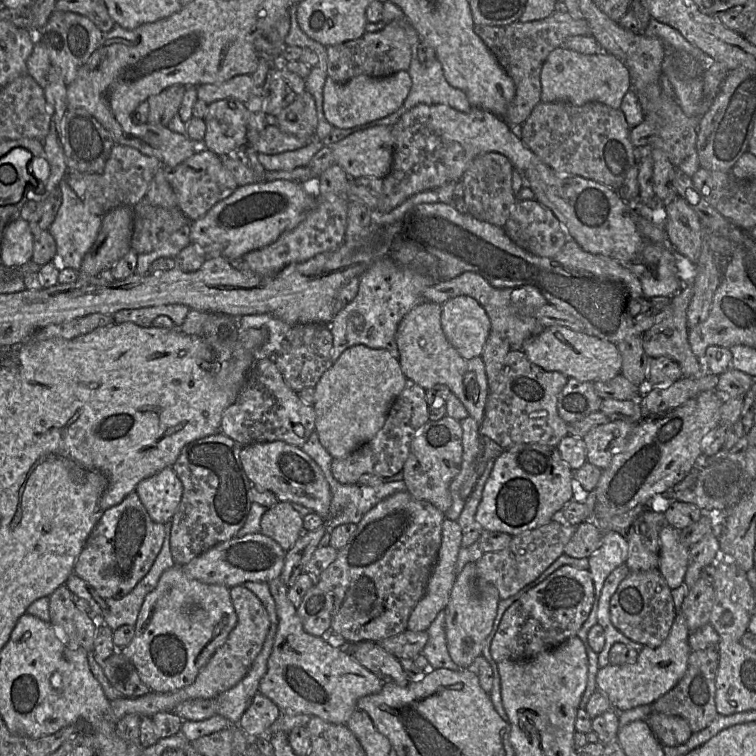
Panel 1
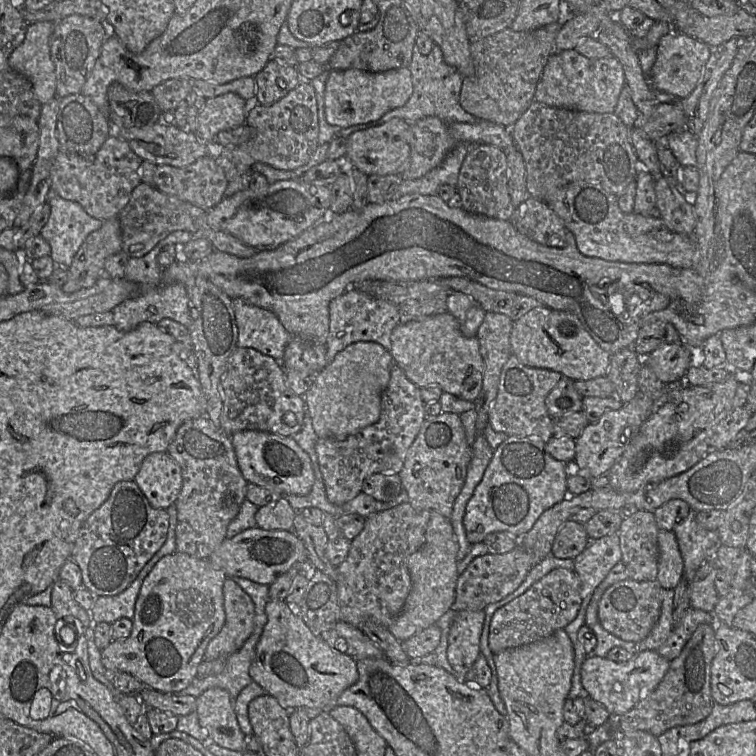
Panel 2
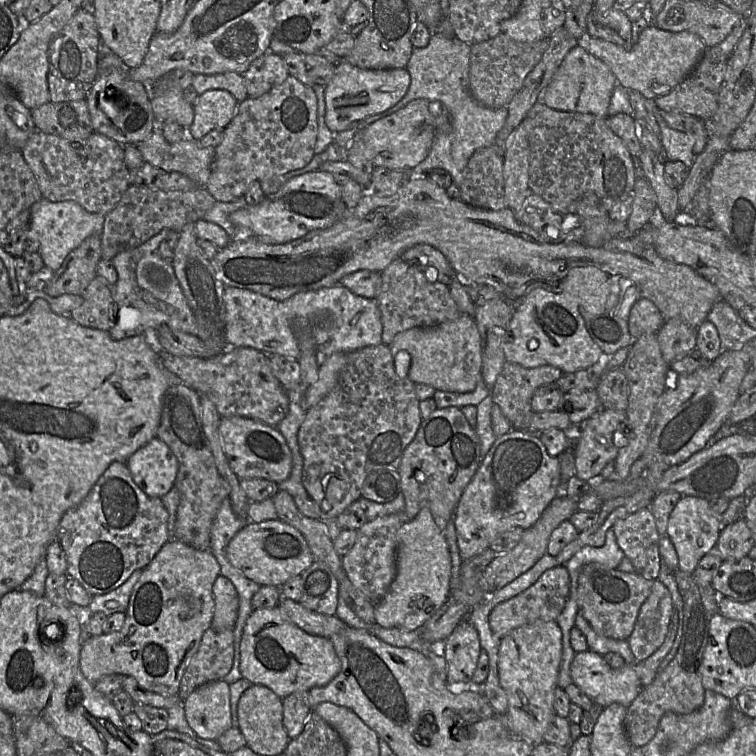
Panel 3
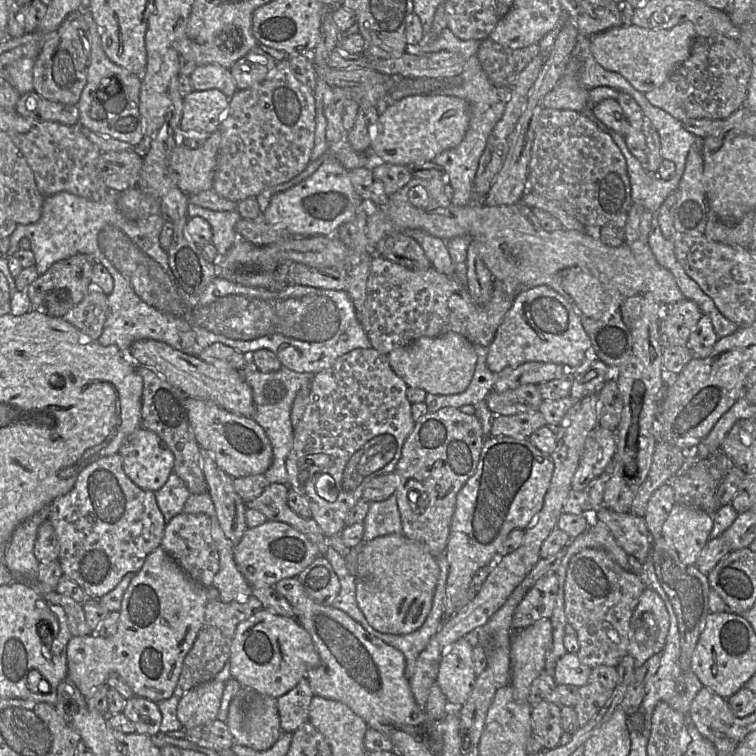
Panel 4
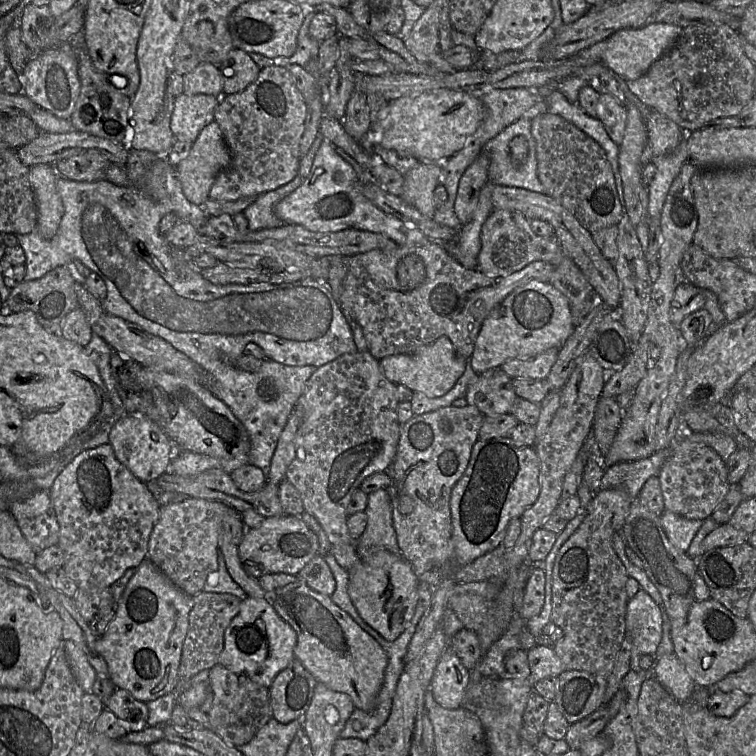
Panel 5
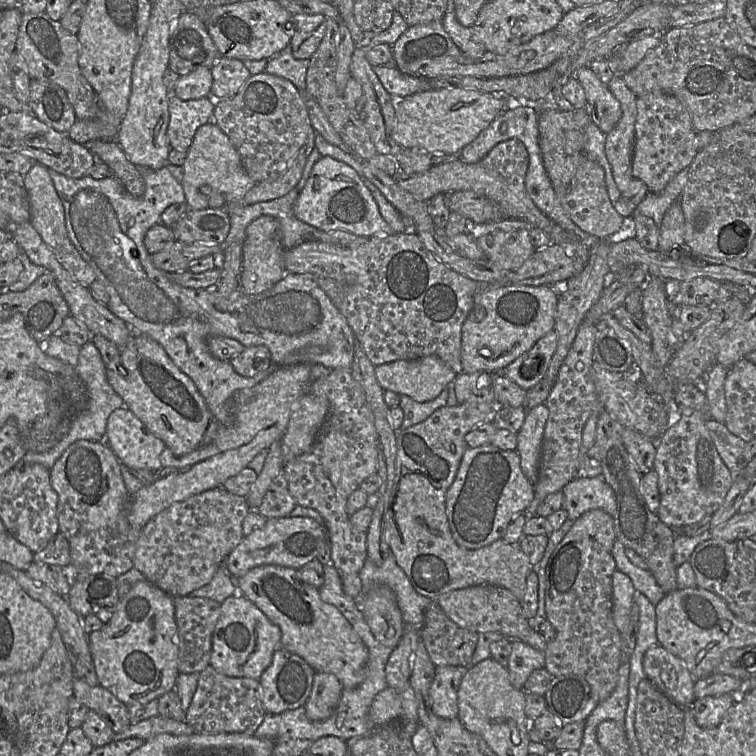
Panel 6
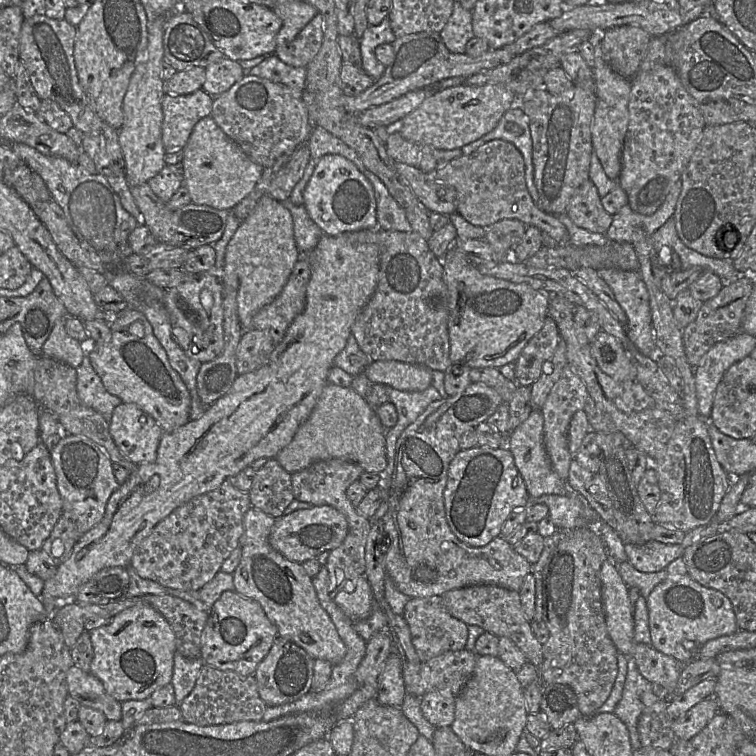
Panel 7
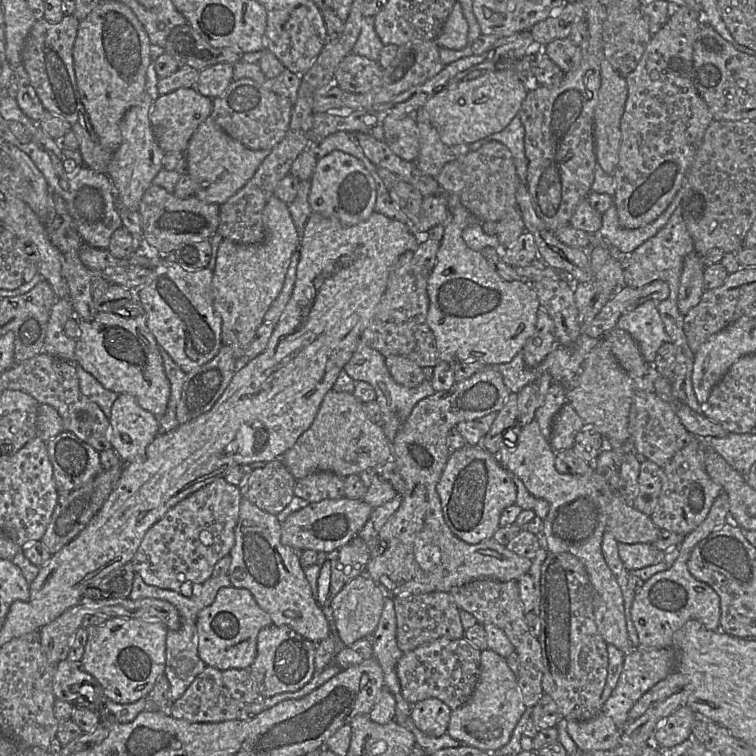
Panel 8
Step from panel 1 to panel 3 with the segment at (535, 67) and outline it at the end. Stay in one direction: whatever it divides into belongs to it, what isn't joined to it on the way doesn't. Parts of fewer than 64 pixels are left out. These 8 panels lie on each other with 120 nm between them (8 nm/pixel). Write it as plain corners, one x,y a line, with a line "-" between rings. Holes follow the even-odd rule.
504,33
471,45
469,90
481,105
498,109
507,107
521,89
526,76
540,62
548,47
548,39
535,42
517,42

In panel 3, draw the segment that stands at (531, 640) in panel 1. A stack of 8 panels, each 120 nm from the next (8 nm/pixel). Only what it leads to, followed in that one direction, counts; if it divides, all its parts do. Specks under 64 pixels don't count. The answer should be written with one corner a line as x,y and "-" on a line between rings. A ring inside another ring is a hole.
565,565
546,570
528,589
493,608
489,617
493,634
502,639
513,629
531,624
536,620
556,620
568,600
570,584
569,572

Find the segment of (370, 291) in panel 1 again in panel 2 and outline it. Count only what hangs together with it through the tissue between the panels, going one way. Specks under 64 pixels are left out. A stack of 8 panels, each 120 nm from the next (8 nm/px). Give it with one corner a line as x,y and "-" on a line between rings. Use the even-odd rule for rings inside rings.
357,289
346,290
329,303
329,331
325,341
327,363
345,347
356,342
375,342
389,353
391,334
399,324
398,306

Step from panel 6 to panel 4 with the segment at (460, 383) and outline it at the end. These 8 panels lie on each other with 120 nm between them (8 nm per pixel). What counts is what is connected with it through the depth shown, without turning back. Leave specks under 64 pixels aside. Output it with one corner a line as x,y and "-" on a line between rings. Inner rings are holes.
528,384
504,392
492,390
484,401
494,415
508,416
539,411
543,400
538,385

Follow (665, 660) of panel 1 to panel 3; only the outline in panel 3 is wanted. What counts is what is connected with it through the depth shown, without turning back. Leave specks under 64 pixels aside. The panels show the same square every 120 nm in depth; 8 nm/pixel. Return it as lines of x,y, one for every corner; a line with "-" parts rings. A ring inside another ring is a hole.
591,650
574,655
570,675
573,684
578,686
595,704
604,708
613,703
627,708
643,688
636,671
636,664
625,664
620,668
612,668
603,655

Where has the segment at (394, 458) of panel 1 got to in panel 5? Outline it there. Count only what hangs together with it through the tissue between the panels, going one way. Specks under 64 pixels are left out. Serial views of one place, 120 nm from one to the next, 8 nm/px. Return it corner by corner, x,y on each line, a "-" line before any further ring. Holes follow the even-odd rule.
368,350
356,351
317,368
295,405
301,425
296,433
294,457
286,470
285,481
299,492
304,510
319,522
332,546
355,545
347,527
347,506
351,496
367,477
387,472
396,457
400,436
396,391
397,385
385,377
380,361

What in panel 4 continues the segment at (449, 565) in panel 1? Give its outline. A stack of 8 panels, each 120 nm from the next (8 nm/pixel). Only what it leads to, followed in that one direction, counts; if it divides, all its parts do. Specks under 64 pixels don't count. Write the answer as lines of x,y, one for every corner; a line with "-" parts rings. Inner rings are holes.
390,534
363,543
369,576
356,579
356,600
370,626
381,633
405,635
420,628
429,615
439,576
436,558
419,542

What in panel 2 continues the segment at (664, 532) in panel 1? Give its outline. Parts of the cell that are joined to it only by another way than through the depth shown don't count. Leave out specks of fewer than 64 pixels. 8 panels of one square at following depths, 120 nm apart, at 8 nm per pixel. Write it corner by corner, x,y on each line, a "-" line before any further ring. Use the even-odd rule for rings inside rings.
658,531
657,580
664,589
674,589
682,578
683,559
673,531

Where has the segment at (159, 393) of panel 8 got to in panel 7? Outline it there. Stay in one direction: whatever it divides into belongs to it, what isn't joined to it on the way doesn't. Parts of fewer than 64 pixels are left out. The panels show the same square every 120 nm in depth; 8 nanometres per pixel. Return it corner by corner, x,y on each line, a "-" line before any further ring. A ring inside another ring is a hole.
127,307
113,316
109,324
111,338
105,342
93,342
87,350
91,364
105,389
123,403
132,403
146,412
164,432
171,432
190,421
190,393
179,374
171,367
166,352
153,334
153,329
143,313

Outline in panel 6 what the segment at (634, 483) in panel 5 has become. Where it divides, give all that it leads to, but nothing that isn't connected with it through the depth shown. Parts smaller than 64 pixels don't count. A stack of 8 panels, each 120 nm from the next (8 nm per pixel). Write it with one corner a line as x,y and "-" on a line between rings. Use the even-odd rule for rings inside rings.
602,475
575,478
561,491
564,495
562,508
567,511
569,520
576,521
585,512
594,509
601,509
611,516
615,514
614,492

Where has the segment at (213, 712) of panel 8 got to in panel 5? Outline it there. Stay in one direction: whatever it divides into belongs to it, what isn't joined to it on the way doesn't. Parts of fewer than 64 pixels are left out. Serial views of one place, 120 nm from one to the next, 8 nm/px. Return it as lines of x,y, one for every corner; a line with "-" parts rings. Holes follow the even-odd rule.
217,664
209,670
208,684
212,693
212,704
207,713
210,730
227,745
238,748
247,744
272,718
268,688
248,677
235,674

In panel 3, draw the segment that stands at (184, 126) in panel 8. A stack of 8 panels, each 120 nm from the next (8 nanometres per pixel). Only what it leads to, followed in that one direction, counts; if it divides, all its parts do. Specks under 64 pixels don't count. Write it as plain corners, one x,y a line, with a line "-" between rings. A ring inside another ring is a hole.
209,90
198,95
193,105
194,119
189,130
194,140
200,140
212,130
223,130
232,120
239,102
226,90

